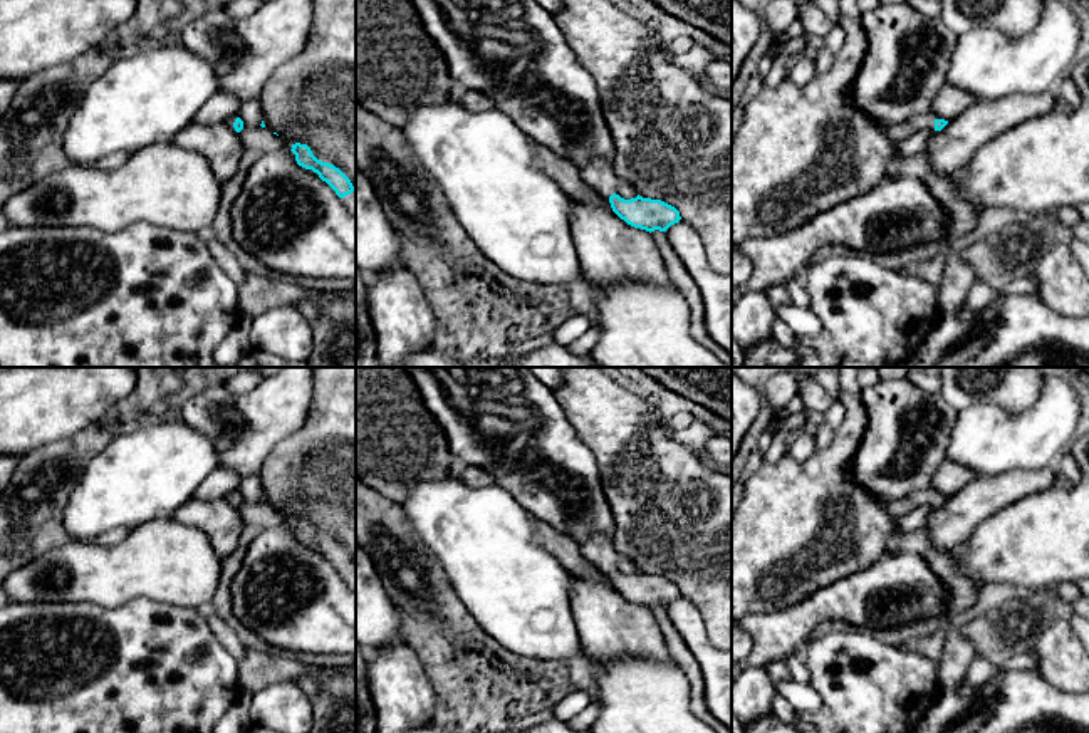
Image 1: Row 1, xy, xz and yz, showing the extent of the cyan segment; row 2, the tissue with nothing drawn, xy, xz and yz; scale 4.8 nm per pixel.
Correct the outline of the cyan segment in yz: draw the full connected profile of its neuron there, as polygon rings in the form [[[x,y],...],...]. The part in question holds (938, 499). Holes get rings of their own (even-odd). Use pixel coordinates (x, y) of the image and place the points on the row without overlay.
[[[933,490],[914,491],[911,495],[901,496],[888,503],[888,513],[893,518],[901,518],[914,508],[933,503],[935,507],[941,507],[948,496],[936,495]]]

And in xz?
[[[591,533],[581,545],[582,555],[609,572],[612,587],[634,604],[646,607],[666,607],[671,600],[681,595],[680,587],[661,577],[636,572],[624,575],[616,569],[617,552],[614,547],[614,538],[602,533]]]

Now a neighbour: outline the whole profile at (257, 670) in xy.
[[[247,647],[245,656],[238,661],[238,686],[250,696],[270,684],[297,683],[307,671],[310,671],[310,664],[289,651],[268,652]]]

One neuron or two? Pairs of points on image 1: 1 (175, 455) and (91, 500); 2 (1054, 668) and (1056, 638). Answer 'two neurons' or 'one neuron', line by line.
1: one neuron
2: one neuron

